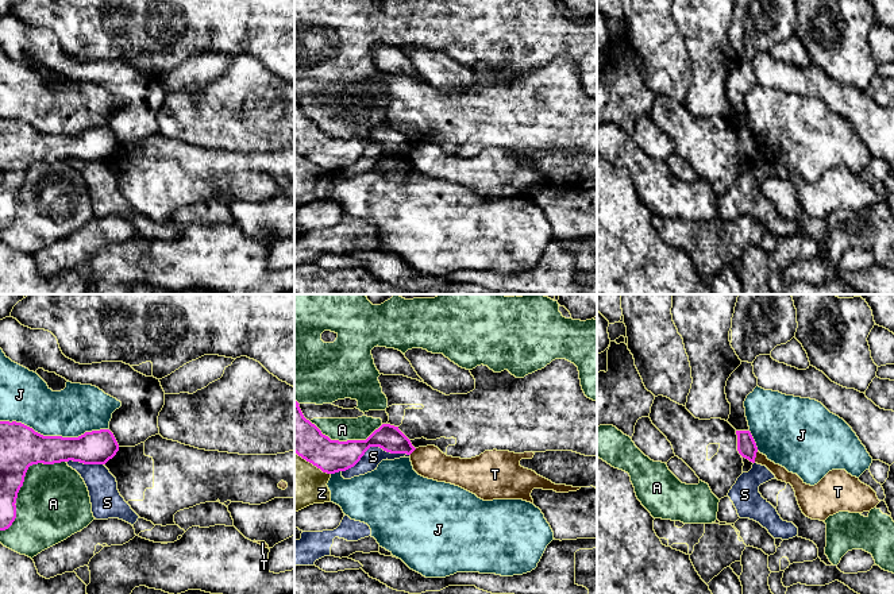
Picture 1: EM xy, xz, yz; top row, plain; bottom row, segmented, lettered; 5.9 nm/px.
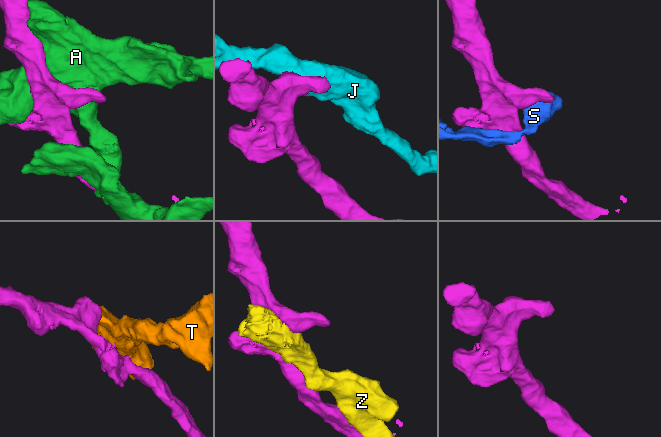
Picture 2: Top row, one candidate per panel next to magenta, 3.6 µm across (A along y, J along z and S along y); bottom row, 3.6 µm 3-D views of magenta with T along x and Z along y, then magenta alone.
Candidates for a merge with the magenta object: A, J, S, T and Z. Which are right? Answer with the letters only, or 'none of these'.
none of these

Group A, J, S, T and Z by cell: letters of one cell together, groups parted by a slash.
A / J / S / T / Z

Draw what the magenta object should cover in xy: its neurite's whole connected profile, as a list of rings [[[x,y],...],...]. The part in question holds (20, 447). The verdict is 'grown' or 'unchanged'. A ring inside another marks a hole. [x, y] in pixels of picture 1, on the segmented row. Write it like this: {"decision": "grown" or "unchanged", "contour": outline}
{"decision": "unchanged", "contour": [[[0,421],[0,531],[16,518],[16,498],[30,466],[80,462],[105,464],[119,451],[109,429],[78,437],[43,436],[16,421]]]}

